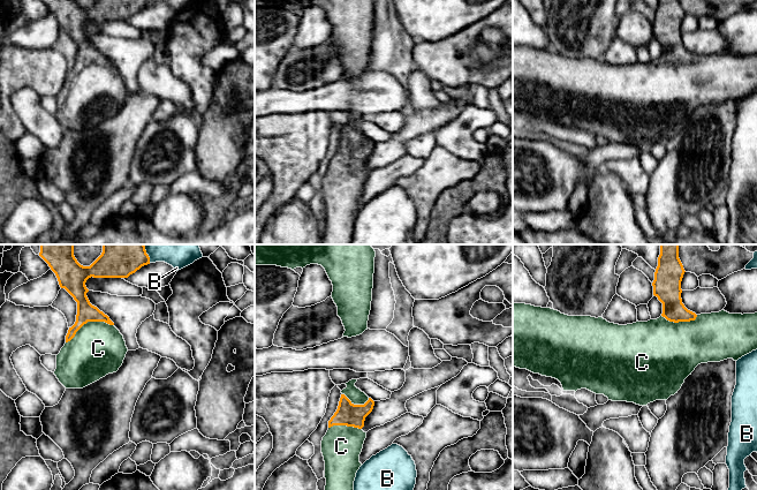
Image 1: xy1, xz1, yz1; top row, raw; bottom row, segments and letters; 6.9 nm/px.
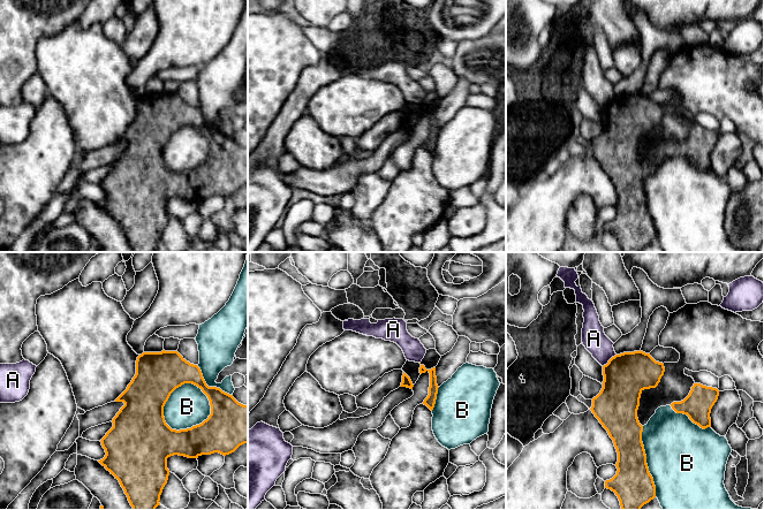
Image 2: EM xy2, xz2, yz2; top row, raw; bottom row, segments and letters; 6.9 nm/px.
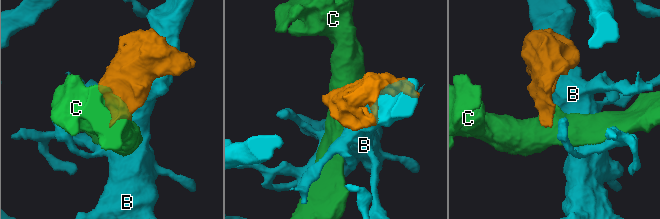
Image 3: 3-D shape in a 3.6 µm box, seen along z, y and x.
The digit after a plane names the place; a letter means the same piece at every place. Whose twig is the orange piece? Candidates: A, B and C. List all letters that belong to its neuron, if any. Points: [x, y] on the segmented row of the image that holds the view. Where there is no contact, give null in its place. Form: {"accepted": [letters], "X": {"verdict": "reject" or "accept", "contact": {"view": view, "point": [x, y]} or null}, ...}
{"accepted": ["C"], "A": {"verdict": "reject", "contact": {"view": "yz2", "point": [609, 360]}}, "B": {"verdict": "reject", "contact": {"view": "xy2", "point": [166, 401]}}, "C": {"verdict": "accept", "contact": {"view": "xy1", "point": [89, 321]}}}

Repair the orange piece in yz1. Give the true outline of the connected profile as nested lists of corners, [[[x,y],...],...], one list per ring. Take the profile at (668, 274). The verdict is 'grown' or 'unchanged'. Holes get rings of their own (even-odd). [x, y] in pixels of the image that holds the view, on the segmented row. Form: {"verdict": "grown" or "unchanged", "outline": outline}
{"verdict": "grown", "outline": [[[660,244],[660,255],[658,257],[658,266],[654,272],[653,295],[663,303],[663,314],[657,319],[650,319],[648,322],[636,322],[627,325],[619,325],[610,323],[603,317],[591,316],[568,316],[561,314],[558,310],[551,308],[535,307],[525,303],[513,303],[513,365],[520,369],[527,369],[533,374],[552,377],[558,379],[563,391],[577,391],[586,389],[596,394],[604,394],[612,401],[627,401],[634,402],[639,406],[646,406],[656,400],[667,400],[671,395],[677,393],[681,389],[684,379],[691,375],[695,368],[701,363],[720,362],[727,359],[737,361],[742,356],[757,349],[757,312],[755,314],[729,314],[725,310],[711,314],[696,315],[688,310],[682,303],[681,299],[681,281],[684,274],[683,265],[679,258],[679,244]]]}

